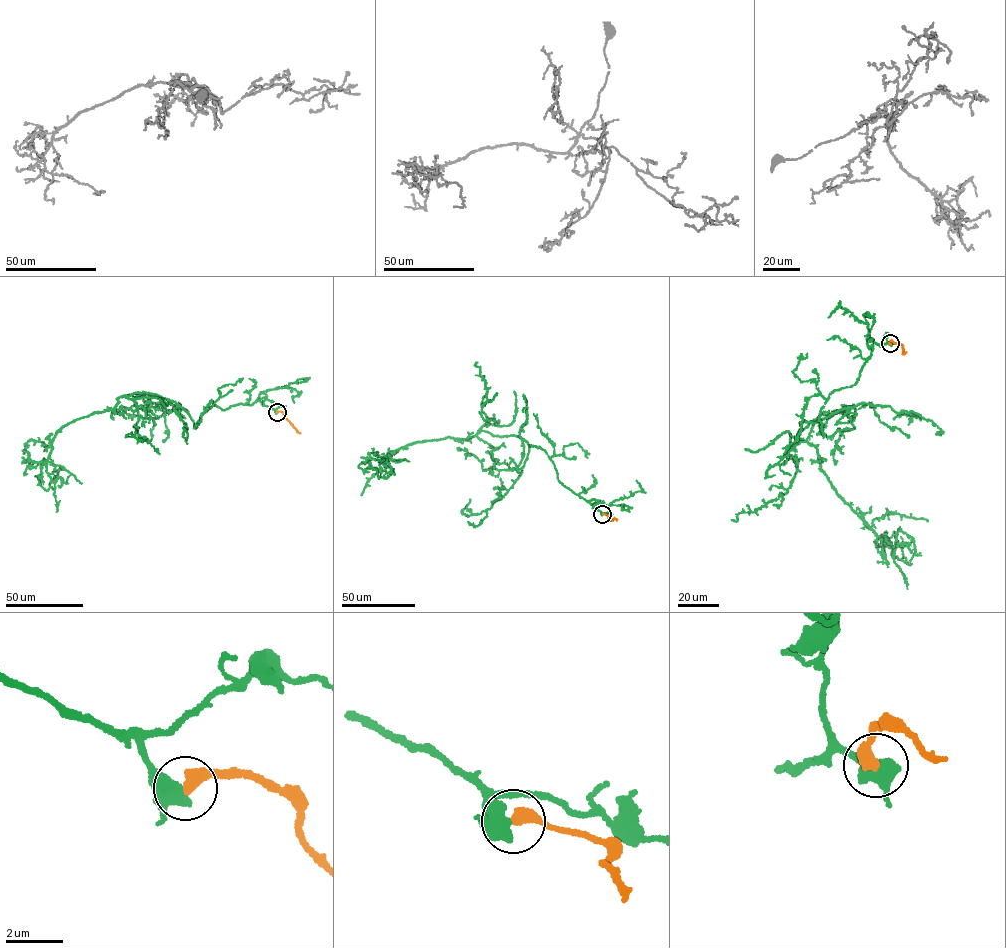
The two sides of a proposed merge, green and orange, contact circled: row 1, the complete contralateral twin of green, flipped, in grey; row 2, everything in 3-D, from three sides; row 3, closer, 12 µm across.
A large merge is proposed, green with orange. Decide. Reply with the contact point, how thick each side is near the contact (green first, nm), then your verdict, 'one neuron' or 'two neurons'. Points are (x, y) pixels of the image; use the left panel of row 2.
at (277, 412); 480 nm thick on the green side, 440 nm on the other; two neurons

